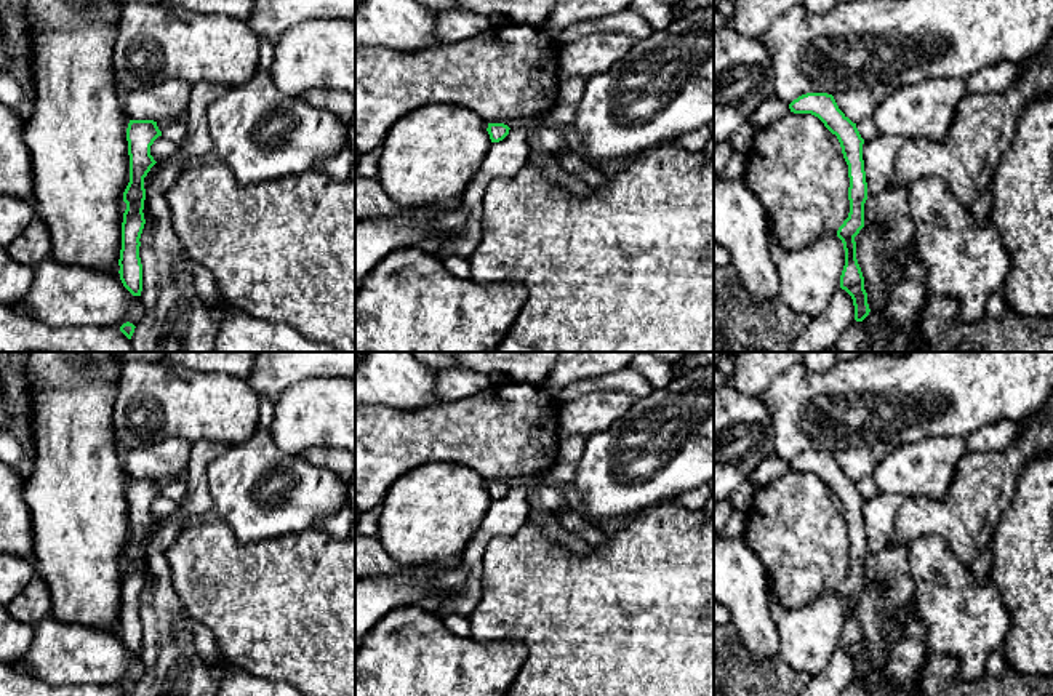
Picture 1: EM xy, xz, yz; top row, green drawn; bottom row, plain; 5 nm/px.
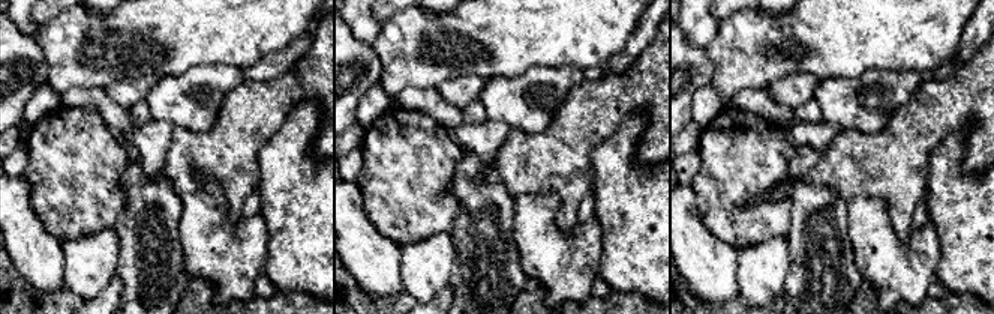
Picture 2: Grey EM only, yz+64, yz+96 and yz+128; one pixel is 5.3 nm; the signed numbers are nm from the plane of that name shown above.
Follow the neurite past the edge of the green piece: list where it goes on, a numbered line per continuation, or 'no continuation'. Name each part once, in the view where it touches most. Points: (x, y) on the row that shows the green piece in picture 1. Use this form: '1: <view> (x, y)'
no continuation

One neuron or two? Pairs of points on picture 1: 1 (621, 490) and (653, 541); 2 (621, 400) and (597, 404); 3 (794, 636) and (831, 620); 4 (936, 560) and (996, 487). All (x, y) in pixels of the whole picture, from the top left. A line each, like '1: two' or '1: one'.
1: two
2: one
3: one
4: two

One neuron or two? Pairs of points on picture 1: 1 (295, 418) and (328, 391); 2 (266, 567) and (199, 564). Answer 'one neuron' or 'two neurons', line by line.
1: one neuron
2: one neuron

